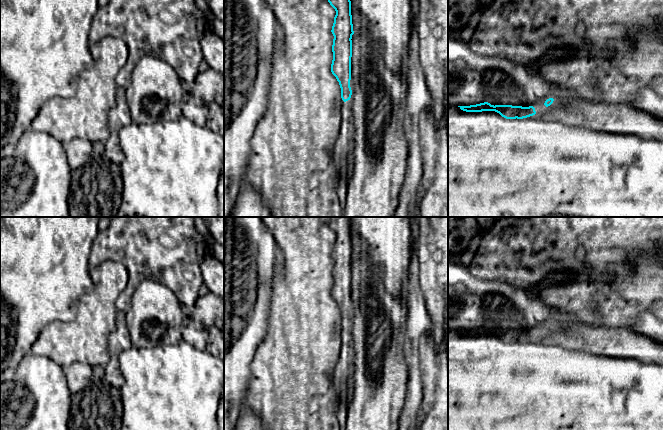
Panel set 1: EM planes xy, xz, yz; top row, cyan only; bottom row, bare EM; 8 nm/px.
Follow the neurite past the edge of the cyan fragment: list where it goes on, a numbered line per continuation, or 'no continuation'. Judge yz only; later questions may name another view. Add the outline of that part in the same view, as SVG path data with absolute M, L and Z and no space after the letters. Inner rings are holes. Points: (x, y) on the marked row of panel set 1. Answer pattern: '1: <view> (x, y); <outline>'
no continuation

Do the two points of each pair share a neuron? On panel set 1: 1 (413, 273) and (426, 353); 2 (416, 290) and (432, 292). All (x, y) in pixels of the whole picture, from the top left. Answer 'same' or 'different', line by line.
1: different
2: different

